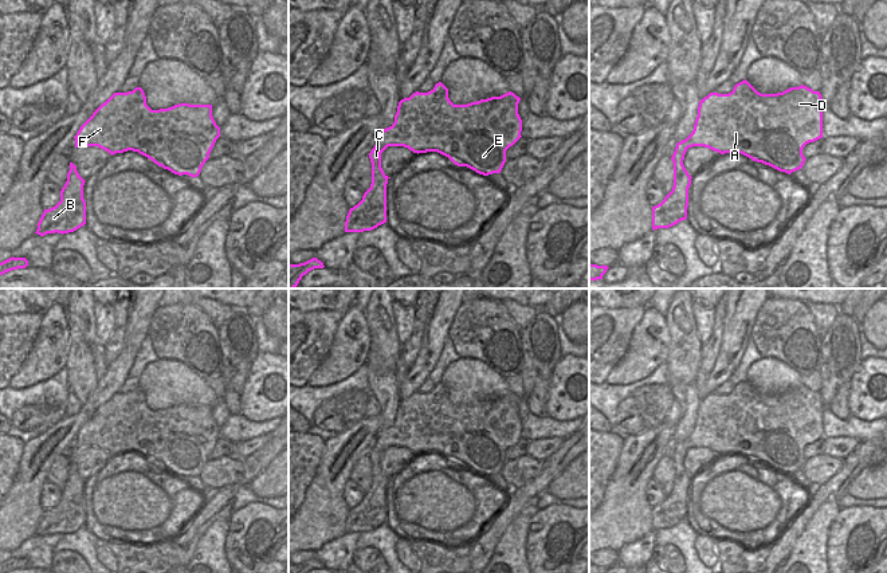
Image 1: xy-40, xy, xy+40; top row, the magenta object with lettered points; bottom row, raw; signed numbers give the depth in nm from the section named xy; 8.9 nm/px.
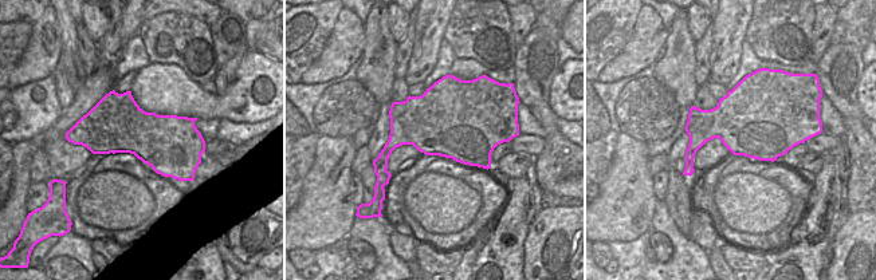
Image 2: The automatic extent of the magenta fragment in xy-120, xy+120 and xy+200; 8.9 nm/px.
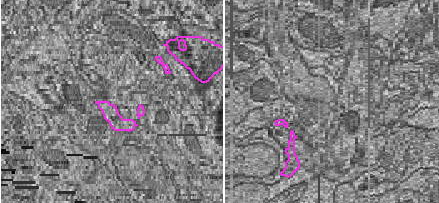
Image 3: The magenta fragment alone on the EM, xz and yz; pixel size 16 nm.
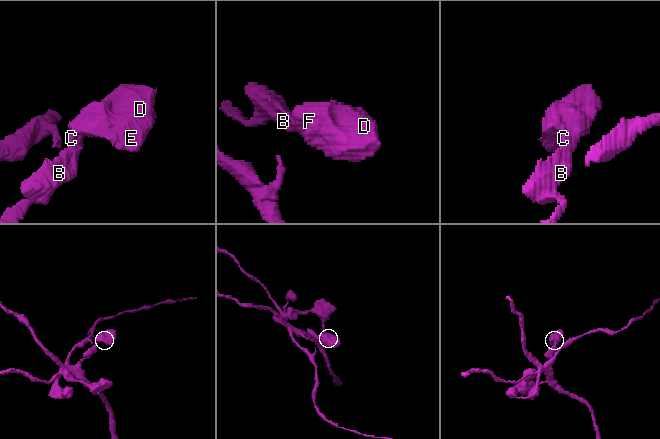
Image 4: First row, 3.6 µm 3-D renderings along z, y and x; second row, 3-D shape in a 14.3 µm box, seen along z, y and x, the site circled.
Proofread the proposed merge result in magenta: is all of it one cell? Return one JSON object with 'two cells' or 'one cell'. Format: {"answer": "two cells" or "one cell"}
{"answer": "two cells"}

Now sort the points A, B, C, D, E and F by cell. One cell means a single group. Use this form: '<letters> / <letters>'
A D E F / B C

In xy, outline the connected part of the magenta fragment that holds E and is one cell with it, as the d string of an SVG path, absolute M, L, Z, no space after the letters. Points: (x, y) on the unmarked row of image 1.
M439 382L431 392L416 392L399 403L393 425L378 431L374 448L404 447L417 455L437 452L455 466L467 467L479 475L501 474L506 451L522 437L519 401L519 397L509 392L501 397L454 405L448 399L448 389Z

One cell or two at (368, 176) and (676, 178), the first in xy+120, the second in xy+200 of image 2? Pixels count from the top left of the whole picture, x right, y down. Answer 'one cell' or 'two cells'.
one cell

